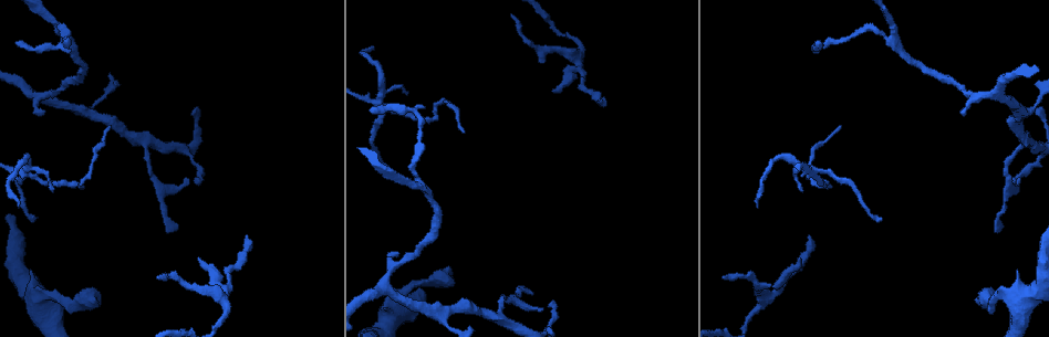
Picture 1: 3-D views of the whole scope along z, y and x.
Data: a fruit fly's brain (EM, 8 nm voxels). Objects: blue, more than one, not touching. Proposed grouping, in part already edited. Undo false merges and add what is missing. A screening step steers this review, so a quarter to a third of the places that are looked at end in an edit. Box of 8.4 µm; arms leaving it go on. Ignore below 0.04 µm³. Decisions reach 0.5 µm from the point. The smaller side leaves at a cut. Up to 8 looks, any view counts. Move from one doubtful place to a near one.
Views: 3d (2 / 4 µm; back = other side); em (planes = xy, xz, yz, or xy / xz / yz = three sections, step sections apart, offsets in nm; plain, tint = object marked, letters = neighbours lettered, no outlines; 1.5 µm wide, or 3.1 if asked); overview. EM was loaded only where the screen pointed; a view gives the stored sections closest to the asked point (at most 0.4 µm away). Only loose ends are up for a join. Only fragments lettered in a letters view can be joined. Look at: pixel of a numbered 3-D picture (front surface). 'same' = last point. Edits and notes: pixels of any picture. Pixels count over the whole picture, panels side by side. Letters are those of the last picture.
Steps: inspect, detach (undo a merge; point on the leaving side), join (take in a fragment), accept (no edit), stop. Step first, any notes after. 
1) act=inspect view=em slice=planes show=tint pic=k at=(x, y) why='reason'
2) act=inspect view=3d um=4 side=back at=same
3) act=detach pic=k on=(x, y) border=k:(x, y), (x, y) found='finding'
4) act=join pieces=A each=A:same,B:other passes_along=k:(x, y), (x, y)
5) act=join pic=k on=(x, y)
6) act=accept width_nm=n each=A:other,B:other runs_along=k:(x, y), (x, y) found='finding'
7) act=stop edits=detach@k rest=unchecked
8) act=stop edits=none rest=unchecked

act=inspect view=3d um=4 pic=1 at=(19, 207) why='an open end'

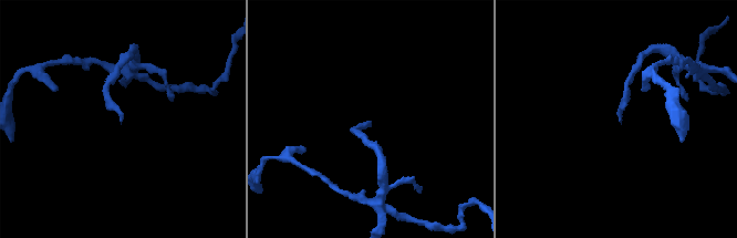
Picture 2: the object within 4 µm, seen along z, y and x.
act=inspect view=em slice=planes show=letters pic=2 at=(369, 125)

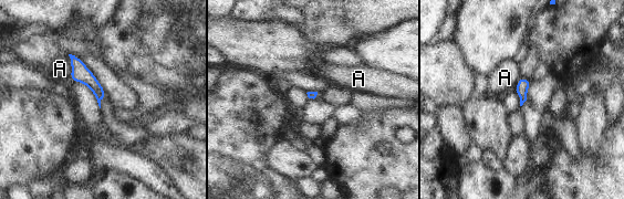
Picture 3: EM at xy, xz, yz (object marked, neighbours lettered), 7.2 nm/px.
act=accept longest_contact=A:190nm each=A:other border=3:(68, 54), (71, 61), (71, 79) found='no lettered fragment goes on from it'

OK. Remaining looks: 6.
act=inspect view=em slice=xy step=4 show=letters pic=1 at=(228, 309) why='calibre changes'

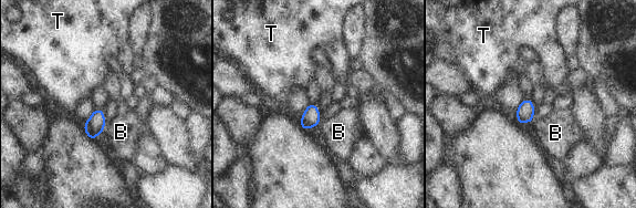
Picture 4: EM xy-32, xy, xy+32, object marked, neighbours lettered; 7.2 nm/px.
act=inspect view=em slice=xz step=4 show=letters at=same

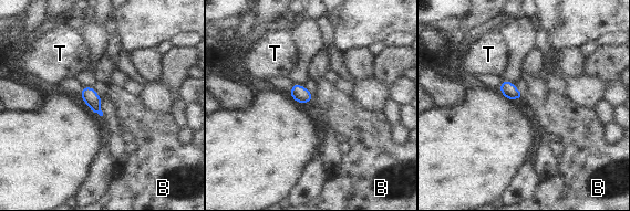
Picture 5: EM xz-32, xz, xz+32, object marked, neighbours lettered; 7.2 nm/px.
act=accept each=B:other,T:other border=5:(312, 94), (310, 102) found='continuous, no second cell'

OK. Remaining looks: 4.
act=inspect view=em slice=xy step=8 show=letters pic=1 at=(808, 234) why='thin end'

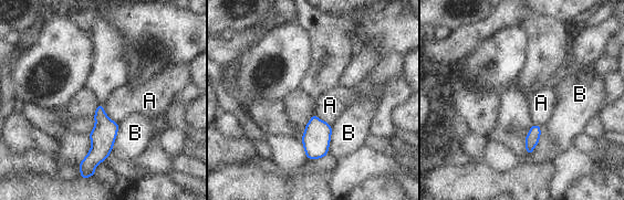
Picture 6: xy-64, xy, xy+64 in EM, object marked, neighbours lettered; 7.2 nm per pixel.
act=accept each=A:other,B:other found='no lettered fragment goes on from it'

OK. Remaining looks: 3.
act=stop edits=none rest=unchecked

